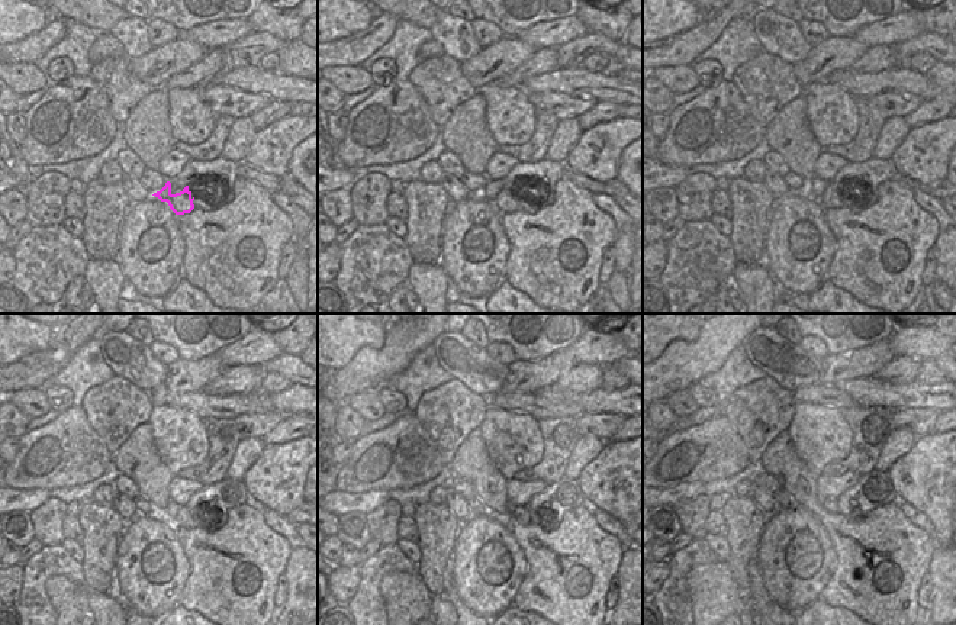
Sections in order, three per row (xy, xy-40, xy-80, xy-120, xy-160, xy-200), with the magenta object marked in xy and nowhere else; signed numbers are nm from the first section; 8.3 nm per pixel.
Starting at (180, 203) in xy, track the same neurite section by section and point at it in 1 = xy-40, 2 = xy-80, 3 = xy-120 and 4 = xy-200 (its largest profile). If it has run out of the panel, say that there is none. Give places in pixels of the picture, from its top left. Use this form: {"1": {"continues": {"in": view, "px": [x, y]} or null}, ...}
{"1": {"continues": {"in": "xy-40", "px": [505, 199]}}, "2": {"continues": {"in": "xy-80", "px": [829, 195]}}, "3": {"continues": {"in": "xy-120", "px": [174, 512]}}, "4": {"continues": {"in": "xy-200", "px": [831, 505]}}}

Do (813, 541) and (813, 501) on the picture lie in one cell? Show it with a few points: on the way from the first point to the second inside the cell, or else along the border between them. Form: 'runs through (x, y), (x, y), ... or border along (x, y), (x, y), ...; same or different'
border along (798, 505), (820, 522), (831, 544); different

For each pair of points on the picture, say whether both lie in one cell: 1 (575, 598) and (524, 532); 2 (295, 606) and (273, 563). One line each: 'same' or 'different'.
1: same
2: different

